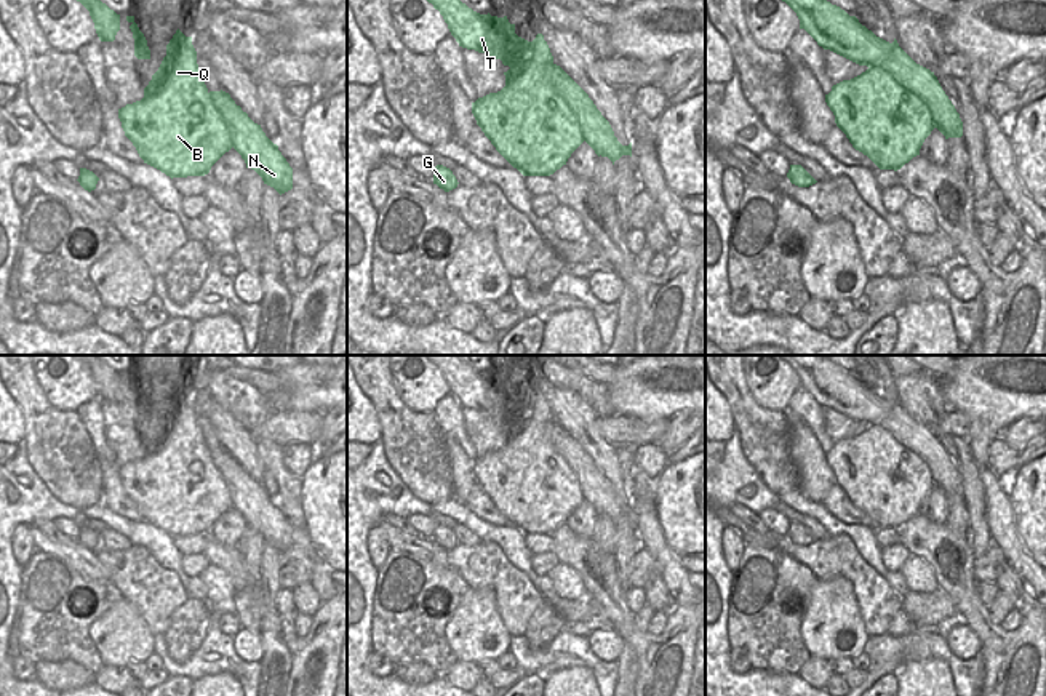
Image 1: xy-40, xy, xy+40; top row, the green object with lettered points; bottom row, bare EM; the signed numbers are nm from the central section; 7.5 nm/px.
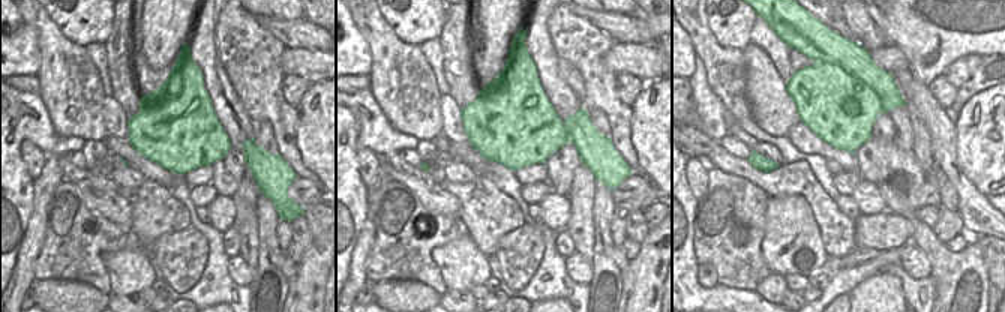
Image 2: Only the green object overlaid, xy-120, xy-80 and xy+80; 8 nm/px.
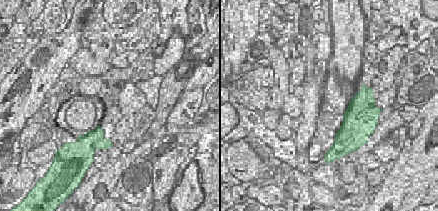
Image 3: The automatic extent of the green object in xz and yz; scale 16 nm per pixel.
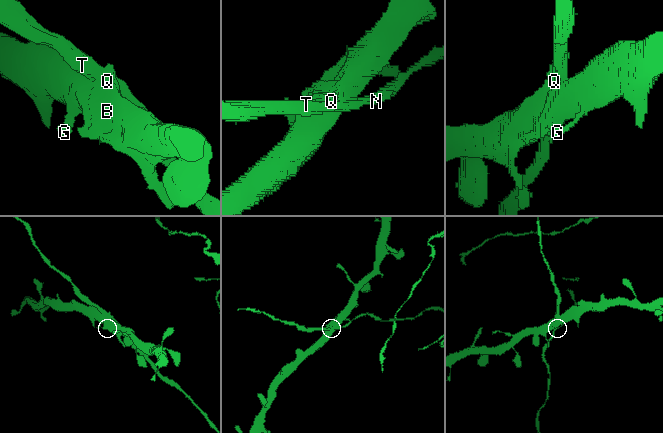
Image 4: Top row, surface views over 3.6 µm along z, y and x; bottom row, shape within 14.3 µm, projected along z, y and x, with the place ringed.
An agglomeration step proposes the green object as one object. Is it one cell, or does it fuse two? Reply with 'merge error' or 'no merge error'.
merge error

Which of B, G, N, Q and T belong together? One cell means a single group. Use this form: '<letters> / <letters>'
B G Q / N T

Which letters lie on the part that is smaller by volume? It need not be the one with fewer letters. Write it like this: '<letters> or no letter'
N, T

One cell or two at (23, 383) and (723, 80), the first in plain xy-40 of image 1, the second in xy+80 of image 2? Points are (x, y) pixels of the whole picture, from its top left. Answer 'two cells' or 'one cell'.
one cell

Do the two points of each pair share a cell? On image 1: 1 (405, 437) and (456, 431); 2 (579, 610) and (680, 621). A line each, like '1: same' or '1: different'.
1: different
2: different

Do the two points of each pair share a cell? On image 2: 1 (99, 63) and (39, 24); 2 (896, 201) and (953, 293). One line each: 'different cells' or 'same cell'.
1: different cells
2: same cell

